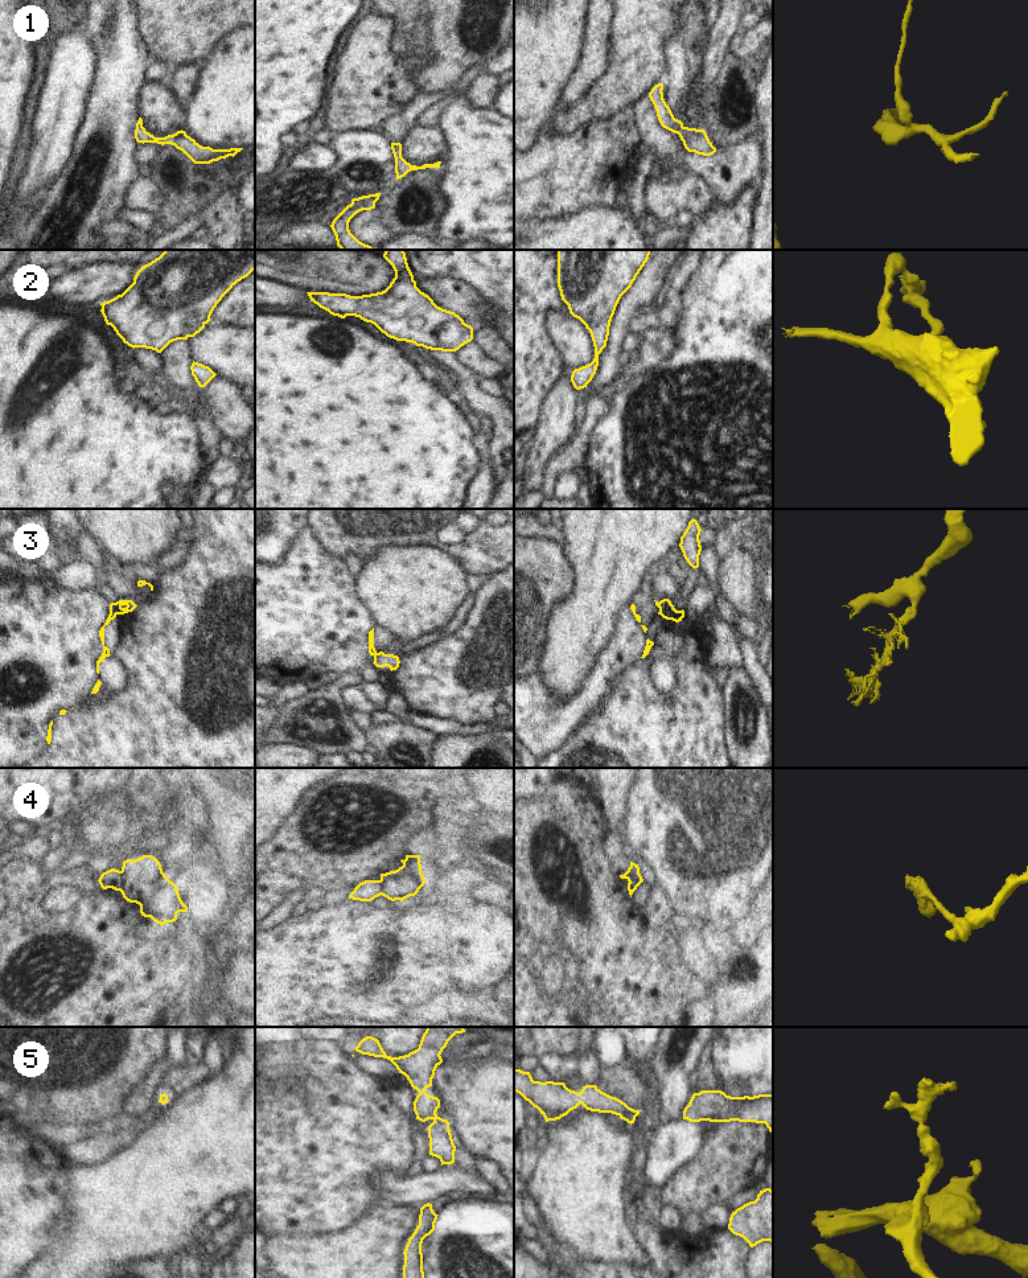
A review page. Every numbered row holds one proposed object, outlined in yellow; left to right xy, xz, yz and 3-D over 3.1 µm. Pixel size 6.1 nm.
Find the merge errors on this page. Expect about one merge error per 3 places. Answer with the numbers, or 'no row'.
3, 4

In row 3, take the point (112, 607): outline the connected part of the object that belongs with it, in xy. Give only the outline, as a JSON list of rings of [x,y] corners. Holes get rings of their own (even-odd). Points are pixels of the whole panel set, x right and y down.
[[[111,603],[110,604],[110,615],[104,622],[104,625],[100,628],[99,630],[99,637],[103,645],[103,653],[99,657],[99,659],[96,661],[96,673],[99,674],[99,663],[104,661],[106,657],[110,657],[110,649],[104,645],[104,626],[110,624],[111,620],[114,620],[118,616],[118,604],[116,603]]]

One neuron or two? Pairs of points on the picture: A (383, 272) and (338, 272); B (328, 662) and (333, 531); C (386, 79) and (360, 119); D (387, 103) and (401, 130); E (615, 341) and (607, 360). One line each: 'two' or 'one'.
A: one
B: two
C: one
D: two
E: one

